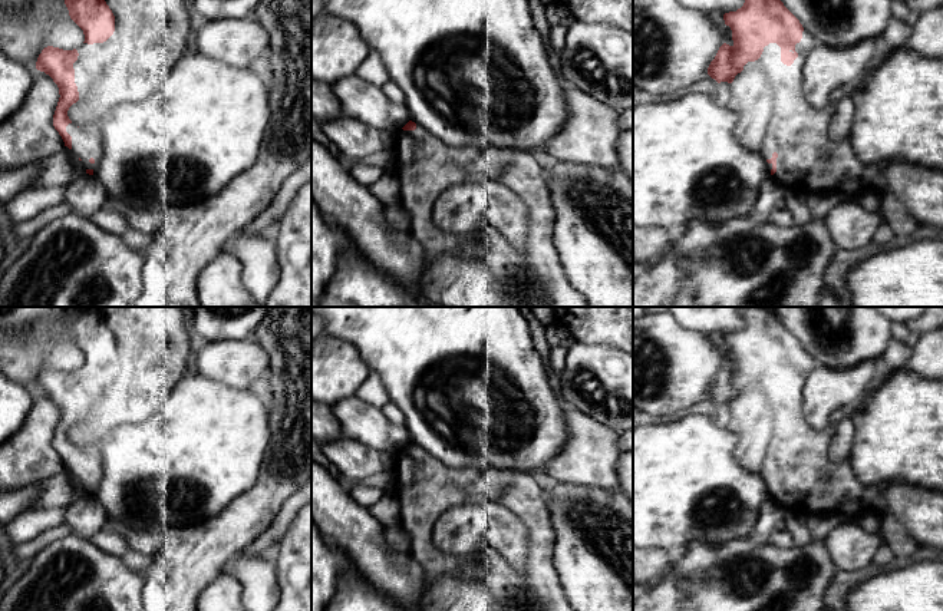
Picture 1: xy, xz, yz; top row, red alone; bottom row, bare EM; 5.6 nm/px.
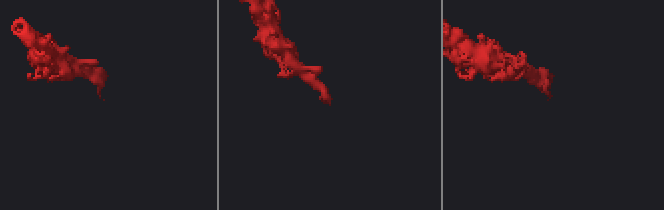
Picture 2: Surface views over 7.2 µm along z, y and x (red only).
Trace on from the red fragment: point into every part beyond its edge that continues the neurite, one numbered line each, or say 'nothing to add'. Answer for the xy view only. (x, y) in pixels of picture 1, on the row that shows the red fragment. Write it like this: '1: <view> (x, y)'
1: xy (85, 142)

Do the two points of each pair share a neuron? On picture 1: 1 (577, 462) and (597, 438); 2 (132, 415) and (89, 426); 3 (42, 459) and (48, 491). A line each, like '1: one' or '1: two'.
1: one
2: one
3: two

